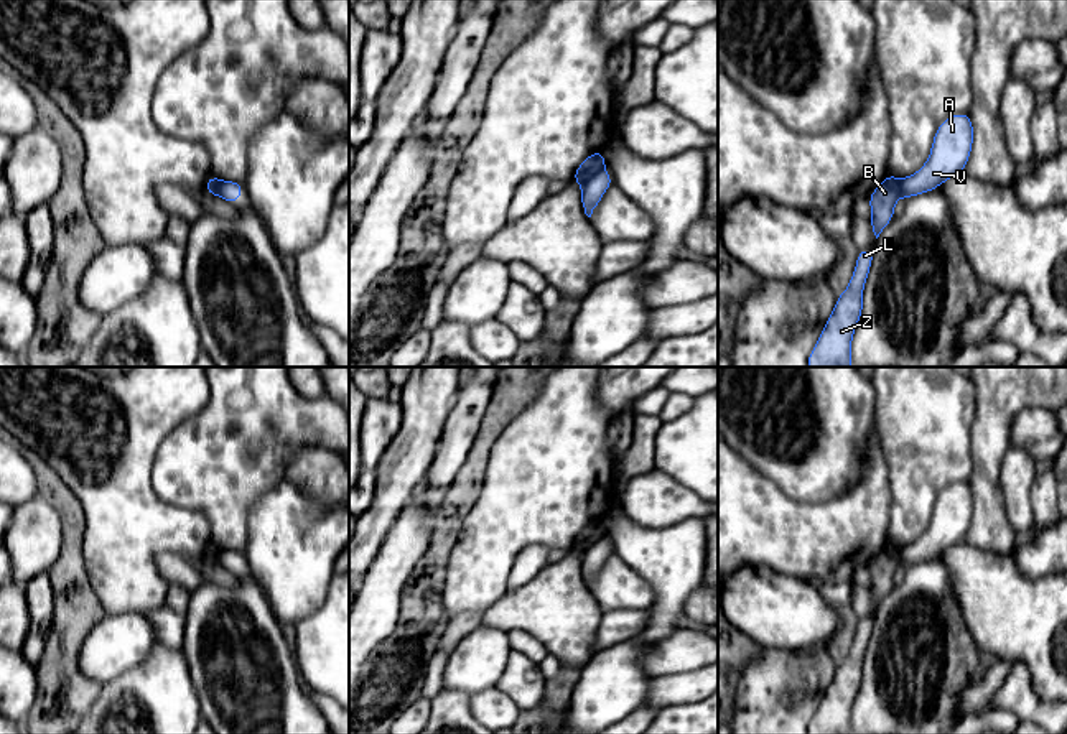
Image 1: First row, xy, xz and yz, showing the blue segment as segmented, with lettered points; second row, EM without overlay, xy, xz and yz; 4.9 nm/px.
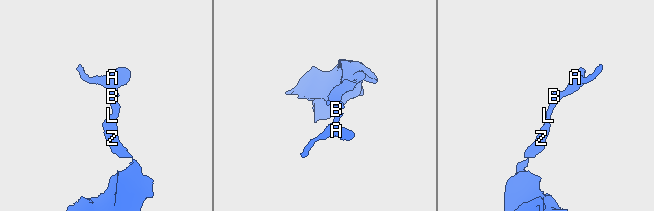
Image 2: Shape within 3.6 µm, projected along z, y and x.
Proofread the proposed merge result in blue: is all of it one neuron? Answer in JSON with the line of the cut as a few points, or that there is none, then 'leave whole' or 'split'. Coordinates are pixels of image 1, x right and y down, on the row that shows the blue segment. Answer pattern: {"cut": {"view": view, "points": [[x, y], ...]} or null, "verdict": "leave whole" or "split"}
{"cut": {"view": "xz", "points": [[603, 168], [582, 185]]}, "verdict": "split"}

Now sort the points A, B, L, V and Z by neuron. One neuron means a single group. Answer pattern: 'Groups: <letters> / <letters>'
Groups: A V / B L Z

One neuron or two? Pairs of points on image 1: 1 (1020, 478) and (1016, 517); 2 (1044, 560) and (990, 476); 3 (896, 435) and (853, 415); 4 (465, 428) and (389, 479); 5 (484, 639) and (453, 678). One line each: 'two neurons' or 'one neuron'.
1: one neuron
2: two neurons
3: two neurons
4: two neurons
5: one neuron

